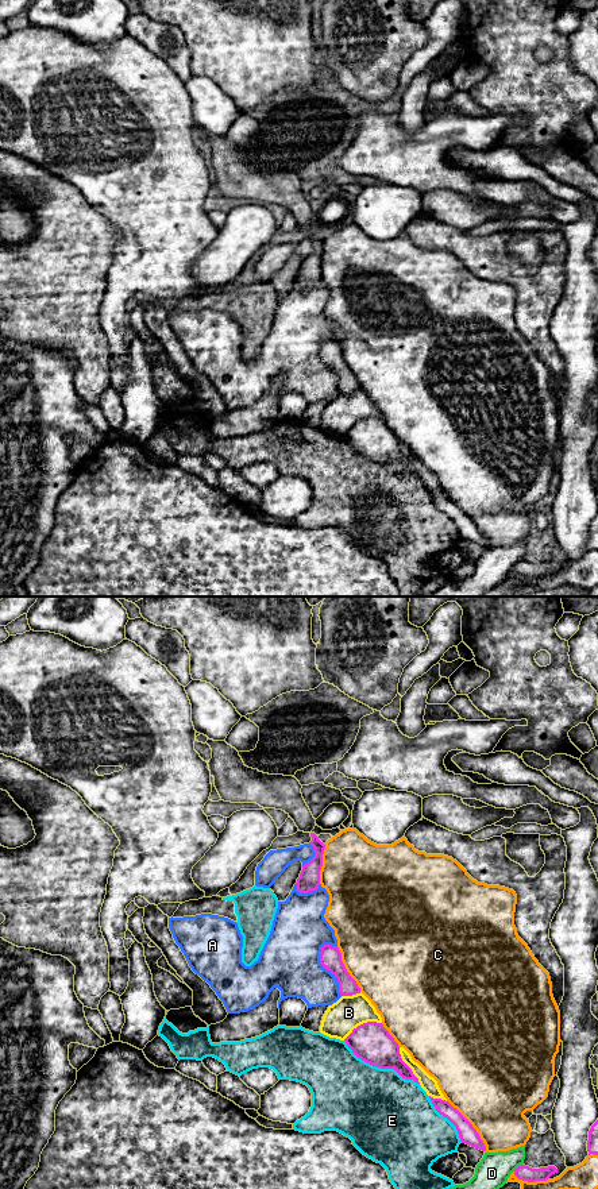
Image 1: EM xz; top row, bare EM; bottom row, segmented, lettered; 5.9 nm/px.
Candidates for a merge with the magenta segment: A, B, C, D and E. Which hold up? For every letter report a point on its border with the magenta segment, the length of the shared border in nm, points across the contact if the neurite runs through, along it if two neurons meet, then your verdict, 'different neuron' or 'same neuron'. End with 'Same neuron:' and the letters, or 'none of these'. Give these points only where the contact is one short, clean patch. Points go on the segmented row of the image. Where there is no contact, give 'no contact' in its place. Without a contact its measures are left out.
A: xz (327, 969) | 340 nm | different neuron
B: xz (363, 1023) | 260 nm | different neuron
C: xz (471, 1126) | 380 nm | different neuron
D: xz (519, 1166) | 70 nm | along xz (521, 1164), (513, 1170) | different neuron
E: xz (379, 1066) | 500 nm | different neuron
Same neuron: none of these

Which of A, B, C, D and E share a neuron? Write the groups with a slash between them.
A / B / C / D / E

